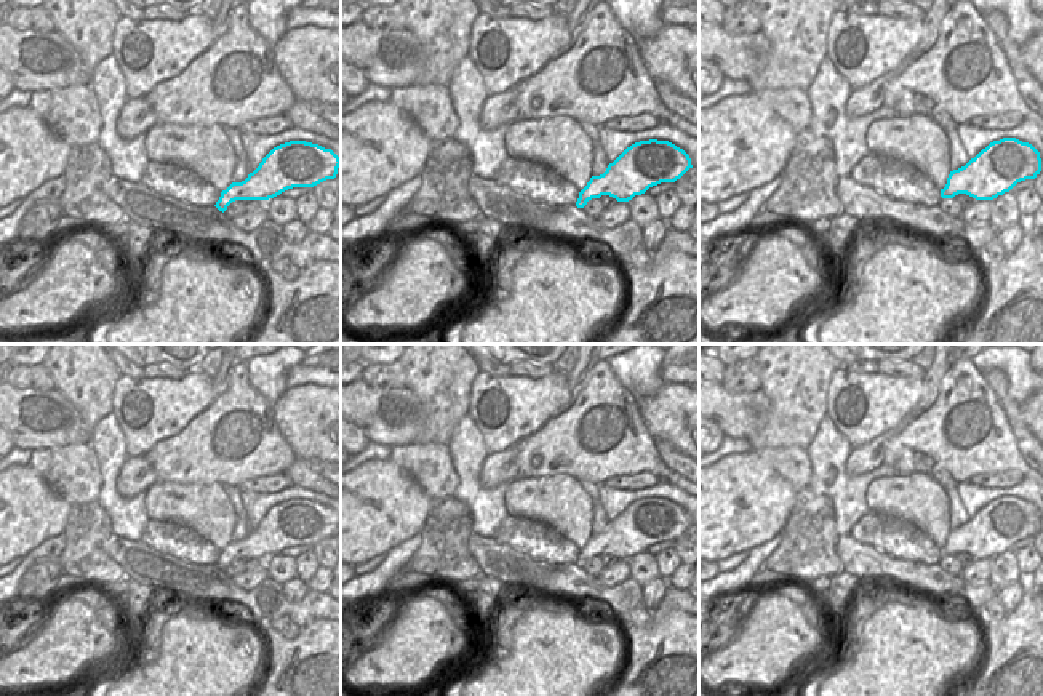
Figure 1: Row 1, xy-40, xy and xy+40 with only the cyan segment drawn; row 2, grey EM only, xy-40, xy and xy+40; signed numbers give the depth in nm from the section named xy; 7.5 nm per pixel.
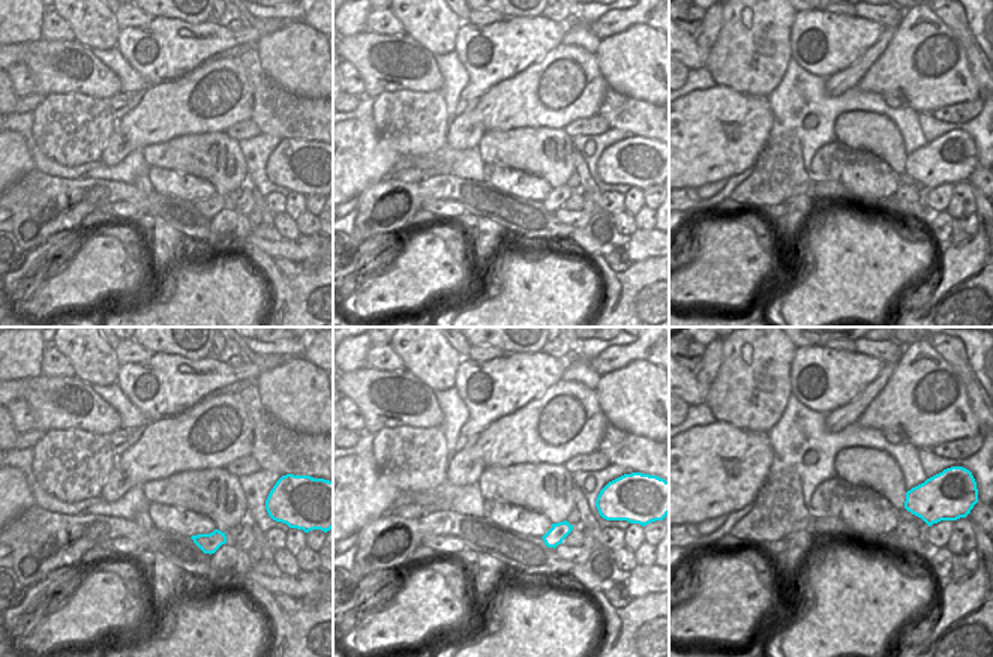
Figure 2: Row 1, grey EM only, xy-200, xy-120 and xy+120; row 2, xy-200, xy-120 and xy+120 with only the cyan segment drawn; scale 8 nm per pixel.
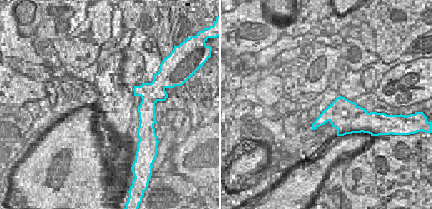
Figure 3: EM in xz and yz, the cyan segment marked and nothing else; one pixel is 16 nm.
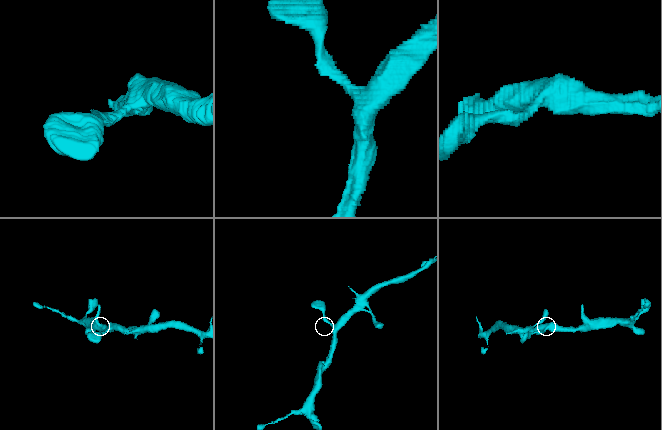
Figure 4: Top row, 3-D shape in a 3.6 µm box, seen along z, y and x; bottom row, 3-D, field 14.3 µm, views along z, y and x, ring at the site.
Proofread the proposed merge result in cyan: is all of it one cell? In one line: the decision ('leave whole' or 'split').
leave whole

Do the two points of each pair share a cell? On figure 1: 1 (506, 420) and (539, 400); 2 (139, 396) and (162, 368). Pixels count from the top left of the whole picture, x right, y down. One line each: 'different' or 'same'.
1: same
2: different

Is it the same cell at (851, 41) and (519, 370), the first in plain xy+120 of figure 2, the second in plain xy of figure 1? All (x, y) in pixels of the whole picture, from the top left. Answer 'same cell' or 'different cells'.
different cells

